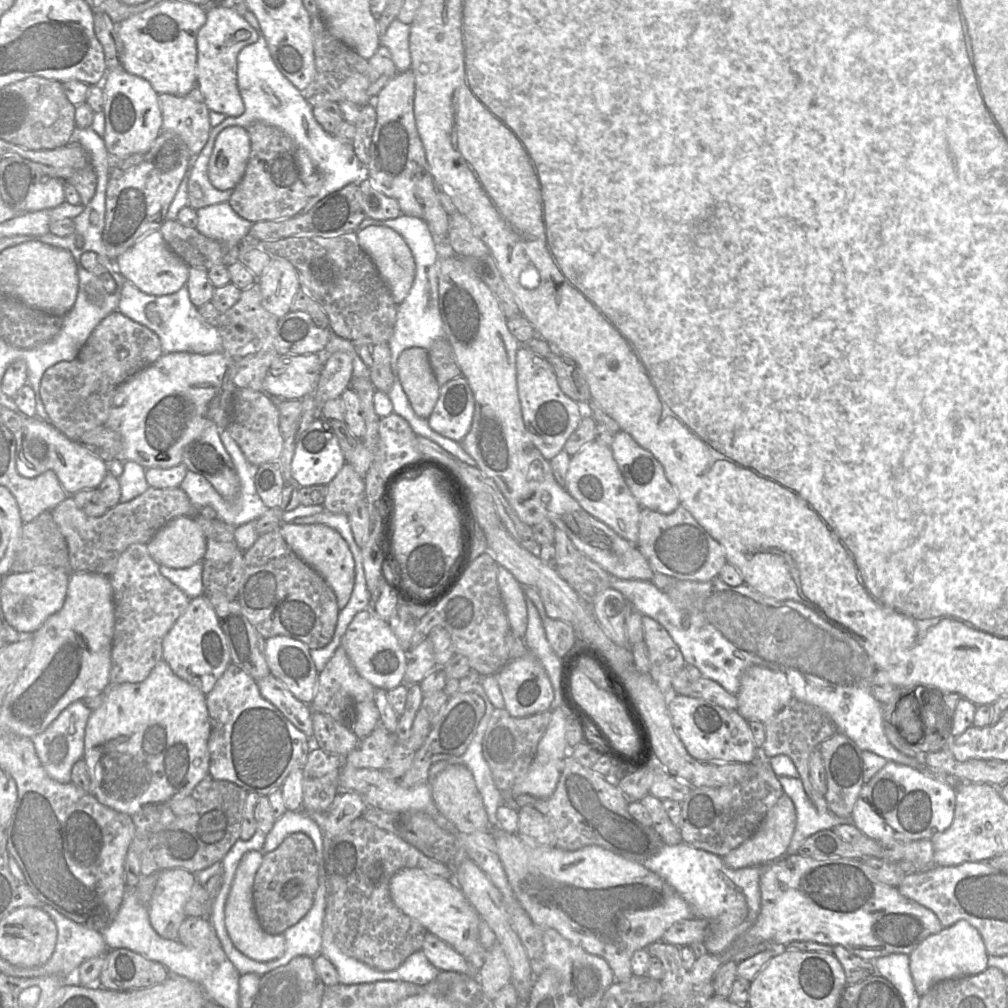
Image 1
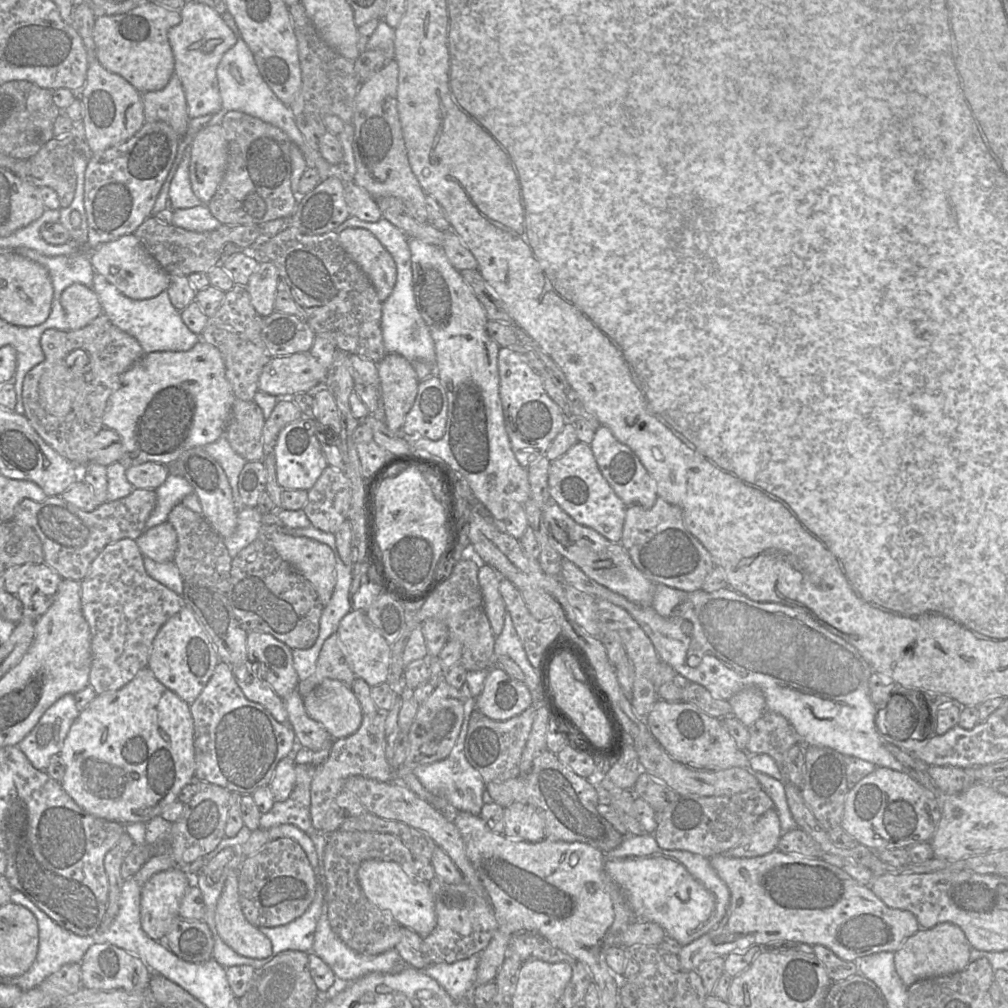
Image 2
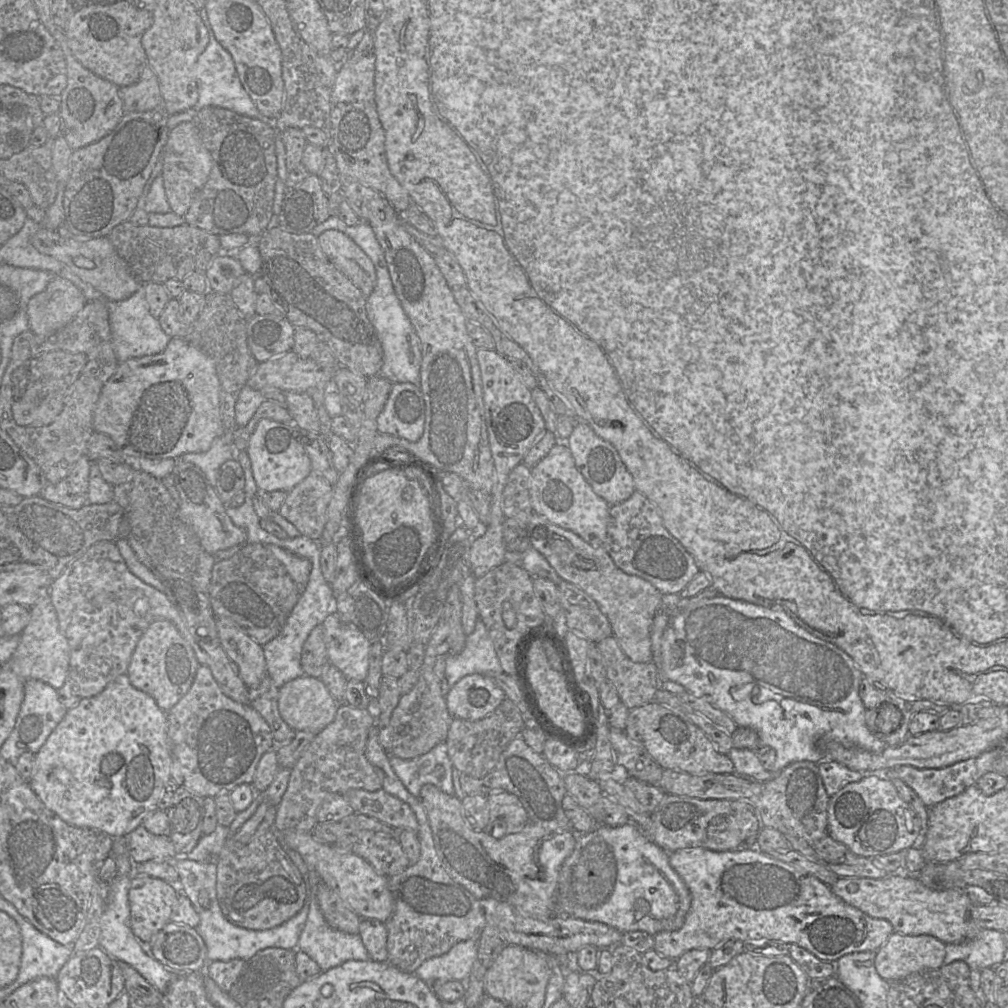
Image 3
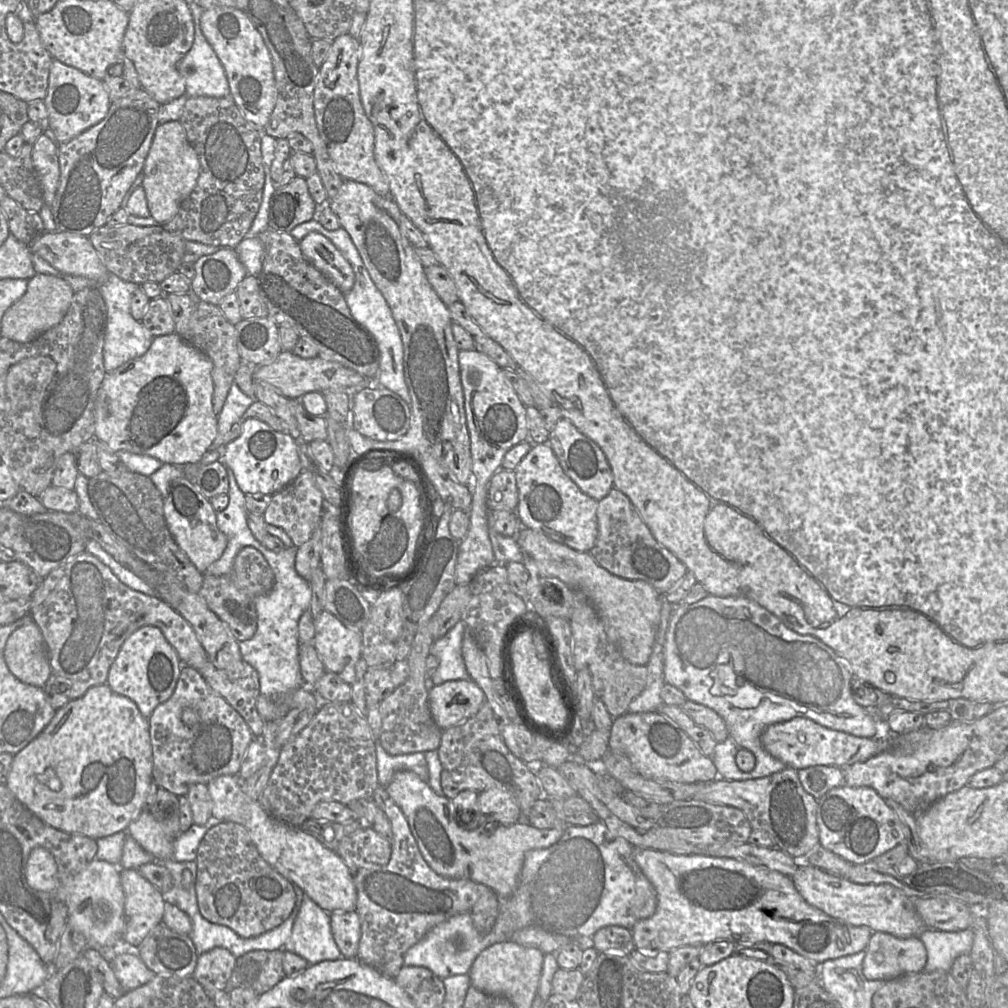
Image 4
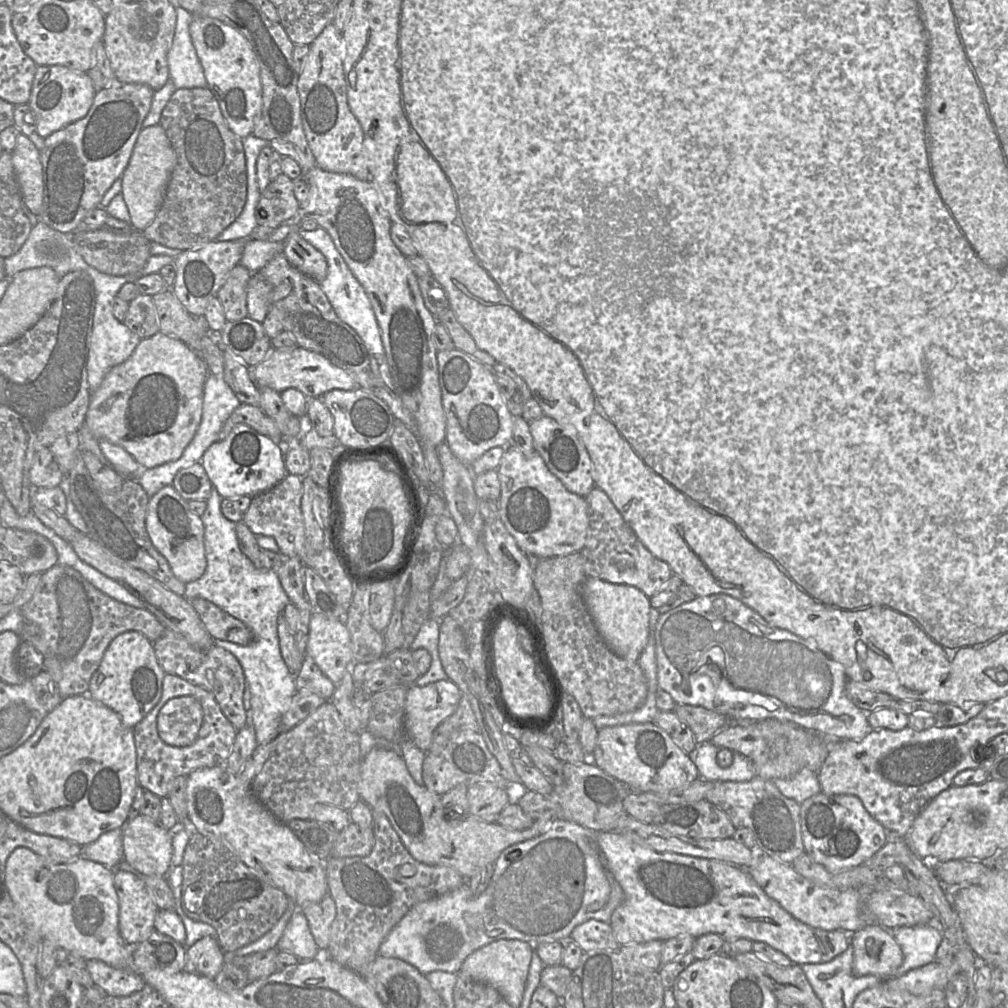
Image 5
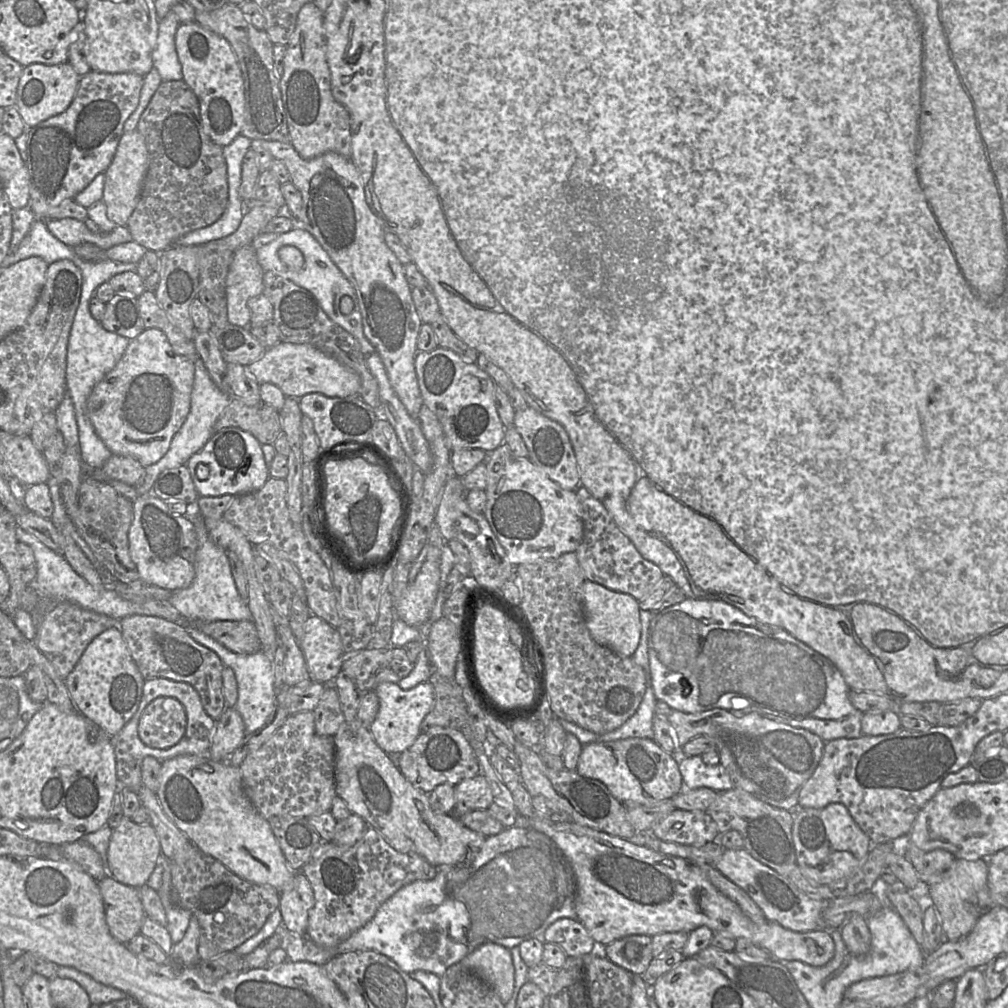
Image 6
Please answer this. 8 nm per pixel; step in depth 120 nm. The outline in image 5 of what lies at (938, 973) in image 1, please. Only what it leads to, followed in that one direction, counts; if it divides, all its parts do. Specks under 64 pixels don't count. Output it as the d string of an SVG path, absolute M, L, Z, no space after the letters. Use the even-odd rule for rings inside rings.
M876 924L851 933L850 945L853 947L853 970L860 976L892 978L903 962L903 953L892 931Z

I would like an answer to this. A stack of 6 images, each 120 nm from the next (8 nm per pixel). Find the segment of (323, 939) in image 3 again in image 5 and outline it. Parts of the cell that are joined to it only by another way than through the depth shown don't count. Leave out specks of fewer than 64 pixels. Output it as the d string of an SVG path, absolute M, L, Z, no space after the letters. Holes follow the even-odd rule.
M301 907L295 909L277 947L279 952L289 952L300 960L312 960L323 955L323 951L315 942Z

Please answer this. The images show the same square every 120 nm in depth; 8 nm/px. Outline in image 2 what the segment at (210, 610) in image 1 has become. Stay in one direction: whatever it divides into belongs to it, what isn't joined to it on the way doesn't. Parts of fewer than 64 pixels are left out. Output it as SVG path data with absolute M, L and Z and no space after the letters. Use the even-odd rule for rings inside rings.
M184 606L173 615L157 633L149 655L147 668L168 689L188 704L193 703L201 694L216 666L223 662L207 634L196 619L193 611Z

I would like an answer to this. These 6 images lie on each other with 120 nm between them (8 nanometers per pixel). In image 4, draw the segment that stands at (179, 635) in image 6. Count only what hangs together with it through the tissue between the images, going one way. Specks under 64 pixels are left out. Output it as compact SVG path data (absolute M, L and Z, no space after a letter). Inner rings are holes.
M244 660L226 669L218 669L208 662L198 671L207 684L243 717L254 736L260 737L264 720L257 710L261 695L257 671Z

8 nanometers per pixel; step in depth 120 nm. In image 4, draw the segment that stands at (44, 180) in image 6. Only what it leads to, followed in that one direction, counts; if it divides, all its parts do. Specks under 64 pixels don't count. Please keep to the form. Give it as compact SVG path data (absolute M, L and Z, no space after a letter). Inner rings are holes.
M139 89L112 101L103 120L69 142L59 144L60 179L50 207L58 232L89 236L94 230L105 226L108 218L122 208L124 197L143 170L155 131L160 125L160 106L149 93Z

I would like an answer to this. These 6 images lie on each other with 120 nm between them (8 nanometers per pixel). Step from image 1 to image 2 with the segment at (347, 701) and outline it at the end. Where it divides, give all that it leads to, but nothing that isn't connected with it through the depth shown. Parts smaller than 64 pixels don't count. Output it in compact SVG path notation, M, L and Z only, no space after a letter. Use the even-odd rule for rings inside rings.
M336 633L323 642L314 674L300 681L297 690L304 697L325 679L338 680L346 685L357 679L345 660L343 646Z

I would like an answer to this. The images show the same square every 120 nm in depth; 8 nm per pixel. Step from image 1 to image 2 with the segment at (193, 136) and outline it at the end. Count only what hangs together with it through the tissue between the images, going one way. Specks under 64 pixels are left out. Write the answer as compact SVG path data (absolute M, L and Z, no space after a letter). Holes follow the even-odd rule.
M176 76L163 89L142 93L142 102L146 121L163 121L180 136L186 135L191 118L183 87Z

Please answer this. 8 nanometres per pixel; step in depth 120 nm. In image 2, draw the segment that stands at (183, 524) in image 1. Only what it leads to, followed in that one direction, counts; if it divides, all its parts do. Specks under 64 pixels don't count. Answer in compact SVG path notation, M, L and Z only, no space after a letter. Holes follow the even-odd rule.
M165 521L146 529L136 543L144 557L160 563L172 562L177 549L177 534L173 526Z

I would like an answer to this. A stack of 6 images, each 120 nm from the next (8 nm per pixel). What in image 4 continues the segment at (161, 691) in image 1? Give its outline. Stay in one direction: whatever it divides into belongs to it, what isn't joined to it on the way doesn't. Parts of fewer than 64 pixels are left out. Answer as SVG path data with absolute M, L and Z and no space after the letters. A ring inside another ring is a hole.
M103 684L89 688L83 696L70 700L56 710L54 717L44 730L27 746L14 754L10 771L4 783L20 803L51 827L68 833L100 839L119 831L126 831L129 824L145 810L148 796L151 794L151 787L154 784L152 770L153 754L148 718L141 714L131 699L115 693L107 684Z

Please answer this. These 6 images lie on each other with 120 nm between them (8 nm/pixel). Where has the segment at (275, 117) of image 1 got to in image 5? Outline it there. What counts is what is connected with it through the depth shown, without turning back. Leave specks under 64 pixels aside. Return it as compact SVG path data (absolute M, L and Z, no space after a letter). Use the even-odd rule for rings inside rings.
M176 7L176 27L168 52L170 81L179 88L206 88L207 80L189 33L194 15Z

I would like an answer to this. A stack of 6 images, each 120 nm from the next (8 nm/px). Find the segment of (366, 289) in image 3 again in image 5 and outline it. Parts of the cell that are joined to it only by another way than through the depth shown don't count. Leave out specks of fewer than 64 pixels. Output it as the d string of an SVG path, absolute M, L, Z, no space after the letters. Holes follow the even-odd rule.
M299 231L289 234L284 243L283 254L289 263L303 274L322 281L327 274L327 261L324 255L299 235Z

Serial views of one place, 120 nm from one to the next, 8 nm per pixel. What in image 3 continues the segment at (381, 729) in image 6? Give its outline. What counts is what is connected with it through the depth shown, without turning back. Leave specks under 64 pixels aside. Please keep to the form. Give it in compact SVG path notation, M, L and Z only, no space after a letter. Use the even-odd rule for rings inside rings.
M479 674L460 679L446 693L452 717L469 721L485 718L505 699L505 693L492 678Z

